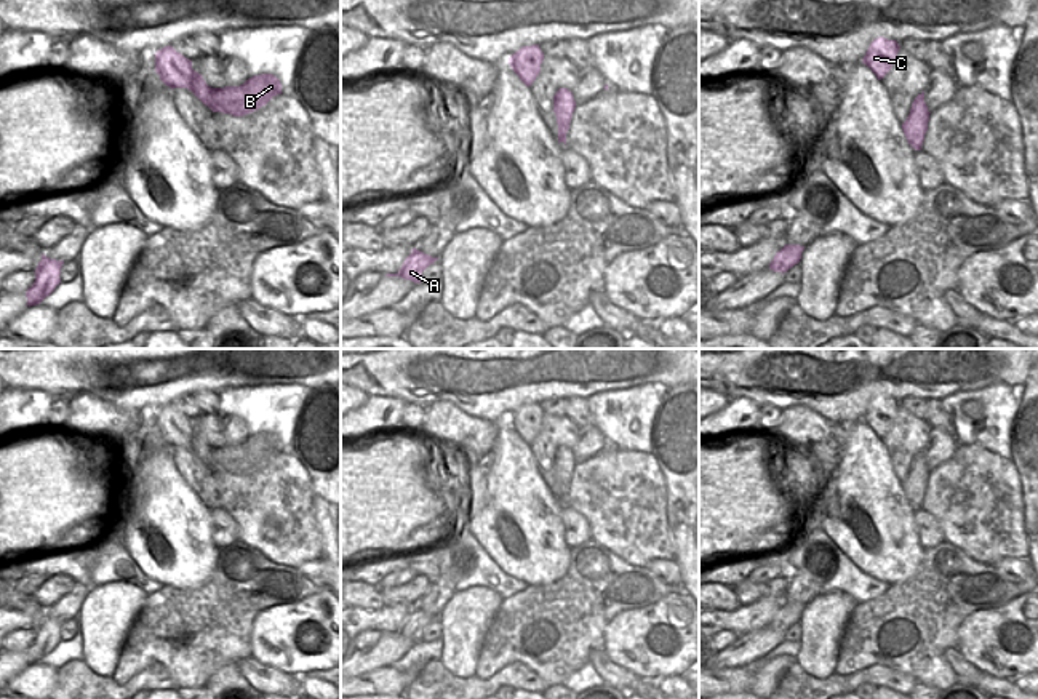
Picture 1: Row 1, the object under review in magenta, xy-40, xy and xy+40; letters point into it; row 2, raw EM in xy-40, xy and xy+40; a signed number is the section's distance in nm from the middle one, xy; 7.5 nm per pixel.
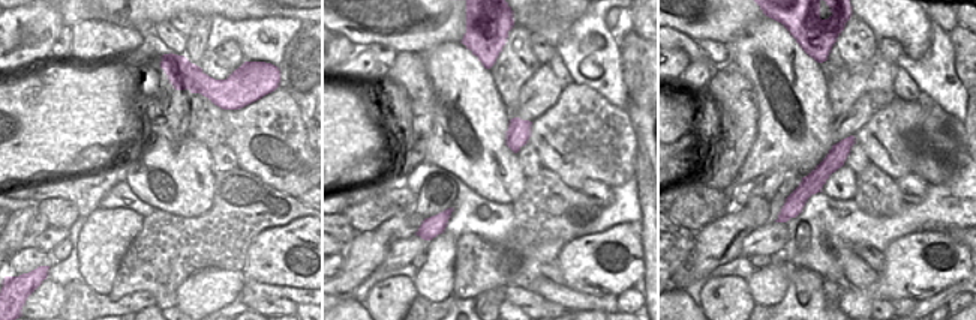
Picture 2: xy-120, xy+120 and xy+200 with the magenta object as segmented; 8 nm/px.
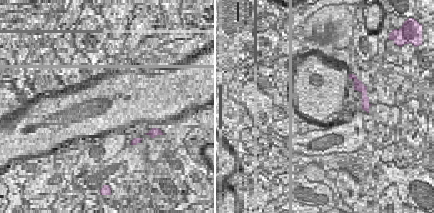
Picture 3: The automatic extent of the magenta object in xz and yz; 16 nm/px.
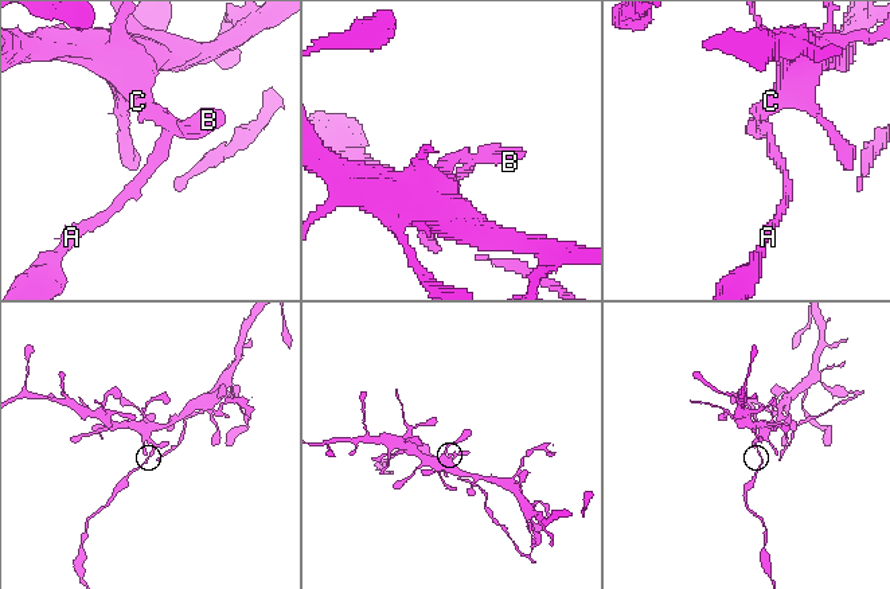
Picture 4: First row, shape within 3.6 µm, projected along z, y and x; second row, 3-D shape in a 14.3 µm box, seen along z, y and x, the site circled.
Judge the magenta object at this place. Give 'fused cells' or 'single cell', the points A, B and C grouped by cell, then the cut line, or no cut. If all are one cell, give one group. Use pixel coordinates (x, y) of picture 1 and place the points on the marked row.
fused cells | A / B C | xy (555, 103), (570, 122)

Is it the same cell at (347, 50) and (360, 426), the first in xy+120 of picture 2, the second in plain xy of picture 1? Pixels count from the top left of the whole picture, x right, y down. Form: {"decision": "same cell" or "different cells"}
{"decision": "different cells"}

